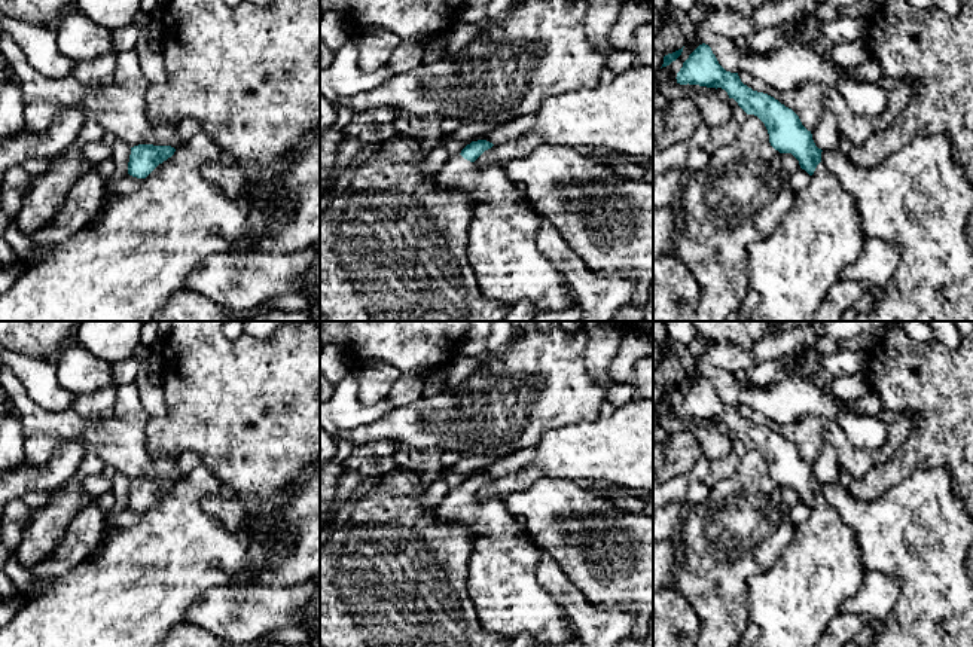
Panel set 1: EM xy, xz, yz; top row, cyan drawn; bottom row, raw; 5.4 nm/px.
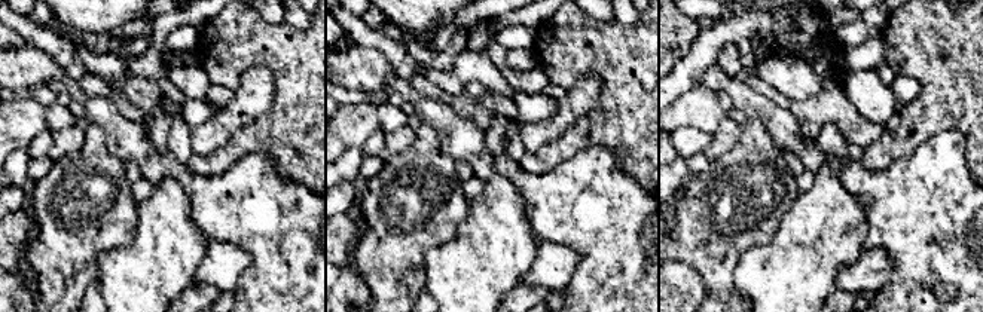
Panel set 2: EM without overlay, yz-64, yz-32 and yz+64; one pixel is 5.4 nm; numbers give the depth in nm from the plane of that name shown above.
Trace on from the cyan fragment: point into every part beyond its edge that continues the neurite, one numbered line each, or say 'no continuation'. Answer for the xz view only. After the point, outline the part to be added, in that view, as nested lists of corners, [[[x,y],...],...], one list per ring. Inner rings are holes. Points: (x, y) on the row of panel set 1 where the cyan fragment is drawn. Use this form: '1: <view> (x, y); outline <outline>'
1: xz (502, 249); outline [[[457,153],[443,164],[436,181],[443,189],[469,193],[476,201],[467,232],[467,259],[485,297],[509,306],[528,299],[536,305],[537,314],[568,309],[577,303],[570,297],[571,287],[558,266],[537,247],[540,216],[530,204],[528,195],[516,189],[501,167],[479,167],[476,161],[470,162]]]

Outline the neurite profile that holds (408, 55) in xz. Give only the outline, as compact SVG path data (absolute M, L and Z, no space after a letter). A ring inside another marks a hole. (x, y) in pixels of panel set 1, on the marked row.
M400 42L391 52L387 67L393 74L409 73L423 64L424 49L417 42Z

